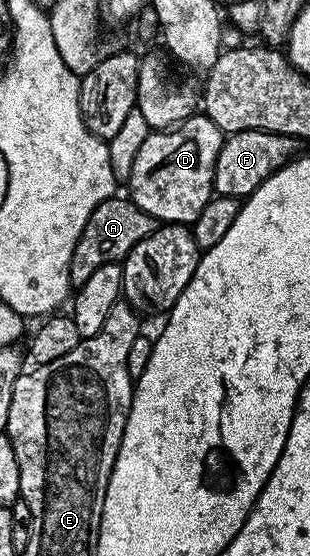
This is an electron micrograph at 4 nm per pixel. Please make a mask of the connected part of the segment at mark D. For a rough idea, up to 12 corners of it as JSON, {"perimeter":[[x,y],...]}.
{"perimeter":[[201,112],[151,132],[128,197],[192,224],[215,197],[221,130]]}

